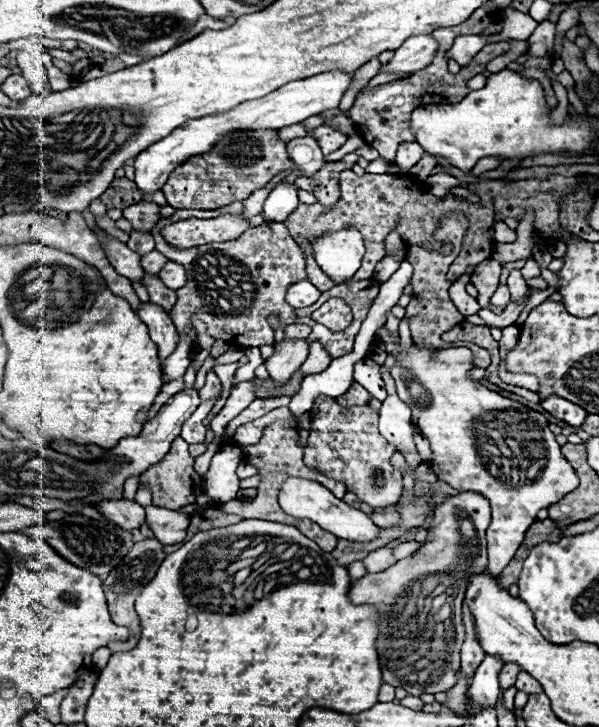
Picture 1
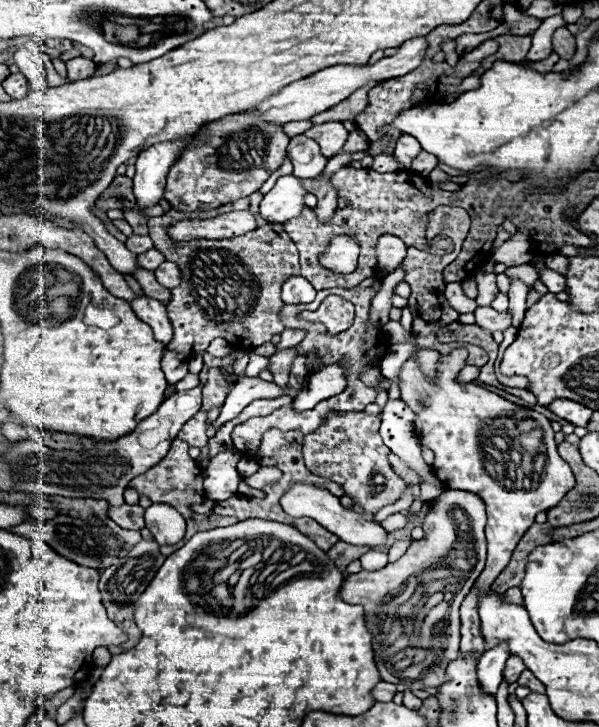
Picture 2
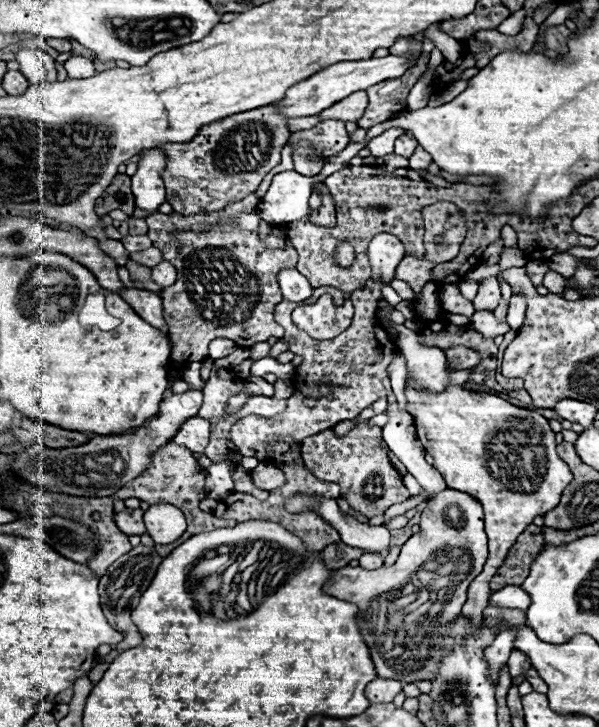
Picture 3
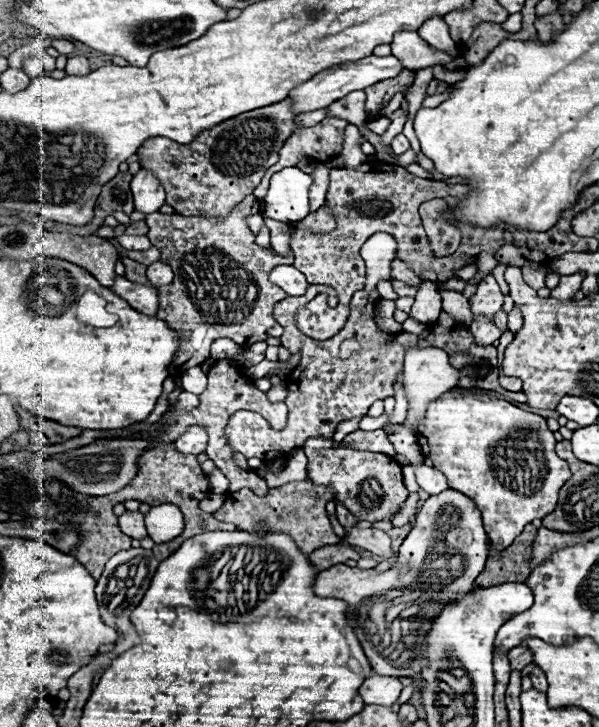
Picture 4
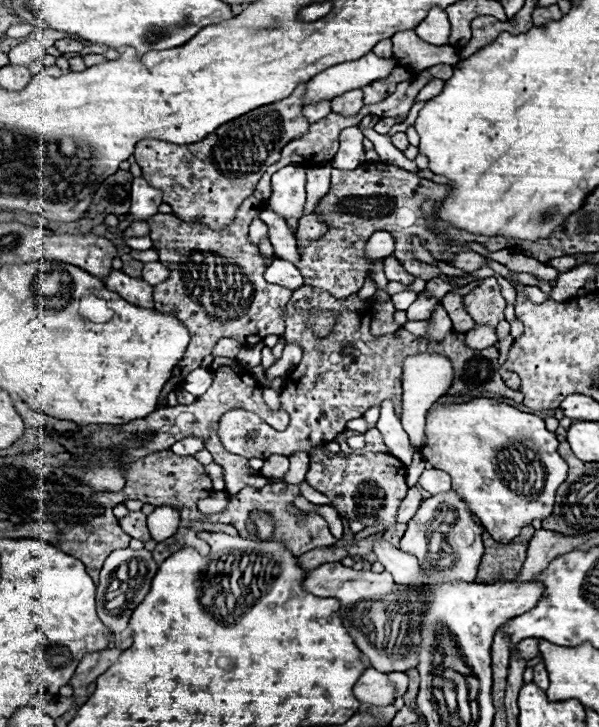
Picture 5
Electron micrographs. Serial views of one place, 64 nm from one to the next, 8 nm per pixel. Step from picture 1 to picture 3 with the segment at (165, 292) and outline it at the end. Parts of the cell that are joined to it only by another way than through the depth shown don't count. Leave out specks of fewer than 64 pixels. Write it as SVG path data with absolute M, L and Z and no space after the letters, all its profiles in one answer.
M128 260L126 268L128 268L130 278L132 278L132 282L134 282L136 288L150 290L150 292L156 292L156 294L162 292L162 288L150 280L150 268L148 266L142 266L142 264L136 264L134 260Z

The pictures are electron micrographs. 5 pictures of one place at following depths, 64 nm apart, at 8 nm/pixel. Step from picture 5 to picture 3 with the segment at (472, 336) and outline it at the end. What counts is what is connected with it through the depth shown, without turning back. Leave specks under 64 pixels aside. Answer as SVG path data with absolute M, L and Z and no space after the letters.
M478 310L478 312L474 312L470 324L472 324L472 328L474 328L476 332L480 332L480 334L482 334L484 338L488 338L488 340L492 340L492 338L496 338L496 336L502 336L504 332L510 330L508 322L498 322L498 320L494 318L494 314L488 312L488 310Z

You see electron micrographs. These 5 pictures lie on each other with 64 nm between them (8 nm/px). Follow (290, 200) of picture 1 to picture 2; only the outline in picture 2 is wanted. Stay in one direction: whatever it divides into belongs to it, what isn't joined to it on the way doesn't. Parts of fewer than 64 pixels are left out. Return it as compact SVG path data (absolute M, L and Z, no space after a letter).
M292 174L280 176L274 188L264 194L260 202L260 216L272 224L284 224L292 218L298 218L306 208L304 196L306 188L302 186L300 178Z

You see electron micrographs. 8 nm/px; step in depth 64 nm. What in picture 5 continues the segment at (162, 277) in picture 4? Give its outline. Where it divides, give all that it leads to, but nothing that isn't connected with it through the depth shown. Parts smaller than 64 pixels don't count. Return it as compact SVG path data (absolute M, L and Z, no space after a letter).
M148 262L148 264L144 264L144 268L142 268L142 280L146 280L148 284L160 284L162 280L166 280L170 276L170 272L168 272L168 268L166 266L162 266L160 262Z

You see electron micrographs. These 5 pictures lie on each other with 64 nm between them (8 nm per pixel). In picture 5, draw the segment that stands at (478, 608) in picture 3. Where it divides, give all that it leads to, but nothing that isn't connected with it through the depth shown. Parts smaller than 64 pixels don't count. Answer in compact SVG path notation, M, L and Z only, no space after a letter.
M473 398L464 404L448 404L430 410L426 416L426 438L428 440L422 448L426 462L450 474L458 496L482 520L484 528L488 528L496 542L508 544L524 526L552 514L556 488L566 480L568 464L558 454L556 434L544 428L540 416L520 412L494 398Z

